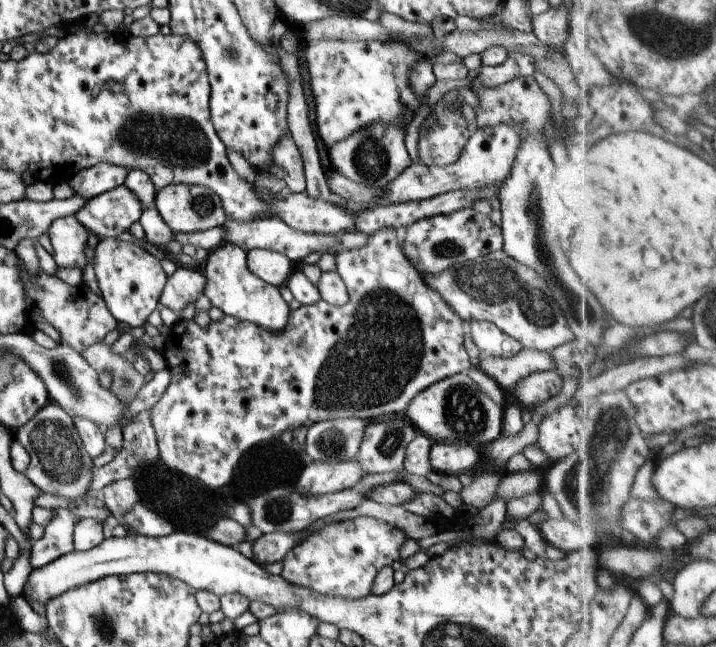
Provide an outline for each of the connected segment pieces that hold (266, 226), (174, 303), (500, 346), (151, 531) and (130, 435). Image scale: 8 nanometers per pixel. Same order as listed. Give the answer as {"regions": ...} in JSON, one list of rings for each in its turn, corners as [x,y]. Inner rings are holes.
{"regions":[[[[278,216],[268,217],[267,219],[252,220],[252,222],[240,222],[240,220],[226,220],[222,226],[226,230],[225,243],[236,244],[245,251],[254,248],[266,248],[274,250],[287,256],[295,265],[304,260],[310,254],[316,252],[322,254],[331,254],[336,256],[340,252],[346,250],[354,250],[354,248],[362,248],[368,244],[368,234],[362,230],[355,230],[354,232],[345,232],[338,235],[318,234],[318,233],[304,233],[302,231],[290,228],[284,220]]],[[[178,266],[171,276],[167,276],[167,283],[158,298],[159,304],[179,314],[204,294],[204,288],[206,277],[202,270]]],[[[483,320],[482,322],[469,322],[467,330],[470,332],[472,342],[479,348],[480,354],[488,356],[510,358],[518,354],[523,348],[522,344],[502,332],[495,324]]],[[[142,503],[134,504],[132,510],[128,510],[122,516],[122,522],[132,528],[136,535],[148,537],[163,537],[172,534],[175,528],[164,517],[160,517],[155,511],[151,511]]],[[[150,409],[136,414],[132,424],[128,424],[122,431],[122,450],[106,466],[93,471],[90,486],[95,494],[102,492],[103,488],[112,482],[132,479],[133,470],[144,466],[146,462],[158,460],[159,446],[150,422]]]]}

